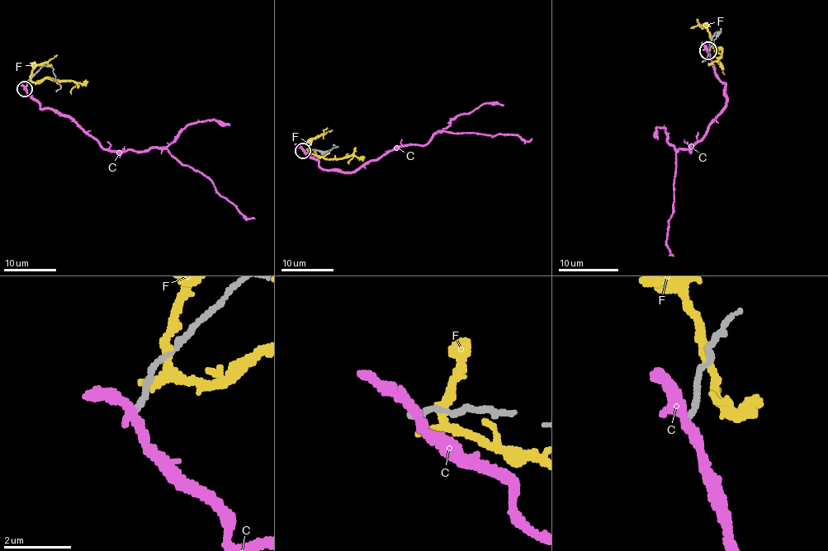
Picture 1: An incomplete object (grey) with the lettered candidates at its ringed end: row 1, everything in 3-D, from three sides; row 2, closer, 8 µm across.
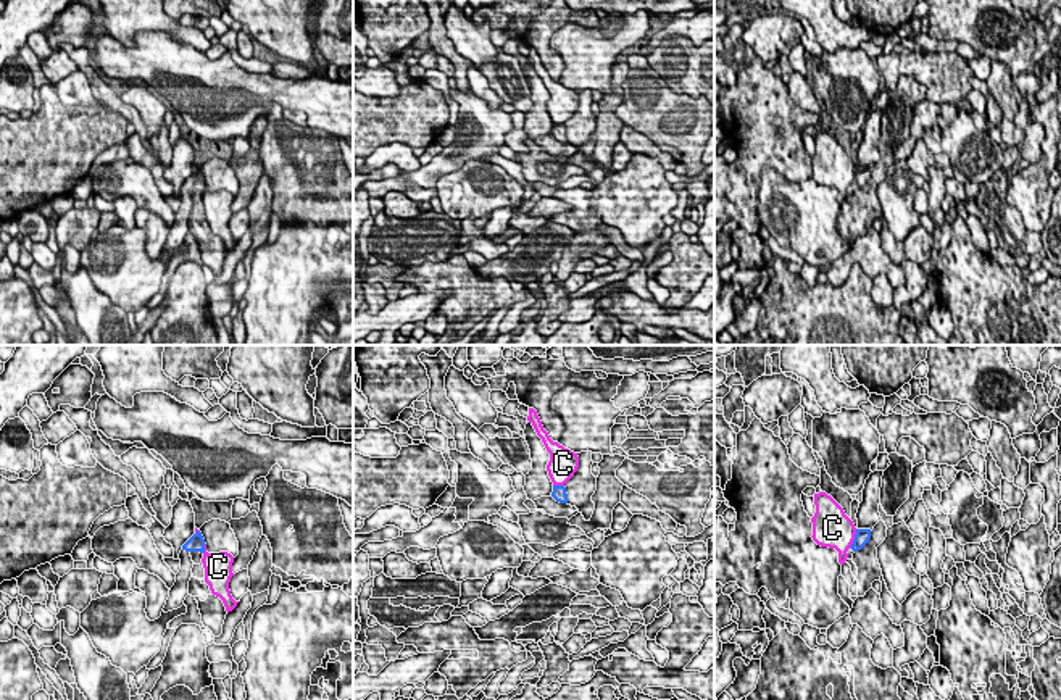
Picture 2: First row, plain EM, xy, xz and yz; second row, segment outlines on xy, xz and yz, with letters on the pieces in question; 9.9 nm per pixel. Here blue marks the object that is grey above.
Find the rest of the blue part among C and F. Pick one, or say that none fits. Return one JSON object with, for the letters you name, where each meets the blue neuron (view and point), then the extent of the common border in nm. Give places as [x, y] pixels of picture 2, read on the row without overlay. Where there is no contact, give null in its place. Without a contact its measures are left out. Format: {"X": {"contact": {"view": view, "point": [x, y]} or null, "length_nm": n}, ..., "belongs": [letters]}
{"belongs": []}

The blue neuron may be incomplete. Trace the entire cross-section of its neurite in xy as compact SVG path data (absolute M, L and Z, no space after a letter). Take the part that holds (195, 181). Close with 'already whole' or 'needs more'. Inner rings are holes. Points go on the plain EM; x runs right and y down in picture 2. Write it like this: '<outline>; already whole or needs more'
M197 169L184 184L179 192L181 208L176 213L176 221L169 229L169 235L163 247L164 252L177 248L184 244L185 235L189 234L189 219L192 216L193 200L190 192L200 190L205 192L205 177L200 169Z; needs more

